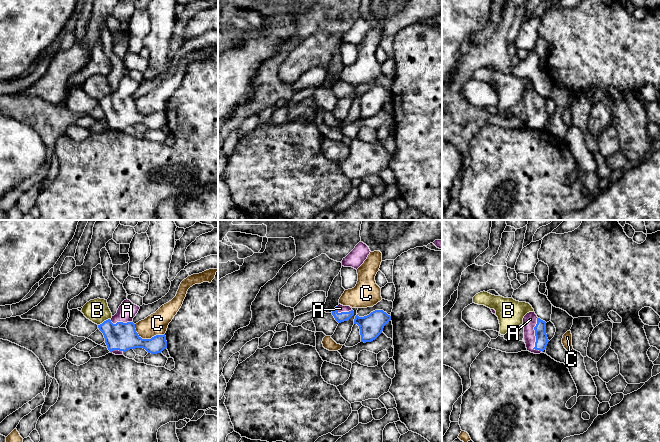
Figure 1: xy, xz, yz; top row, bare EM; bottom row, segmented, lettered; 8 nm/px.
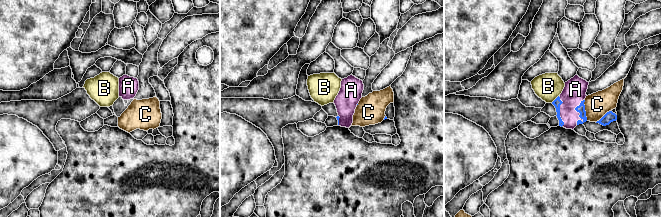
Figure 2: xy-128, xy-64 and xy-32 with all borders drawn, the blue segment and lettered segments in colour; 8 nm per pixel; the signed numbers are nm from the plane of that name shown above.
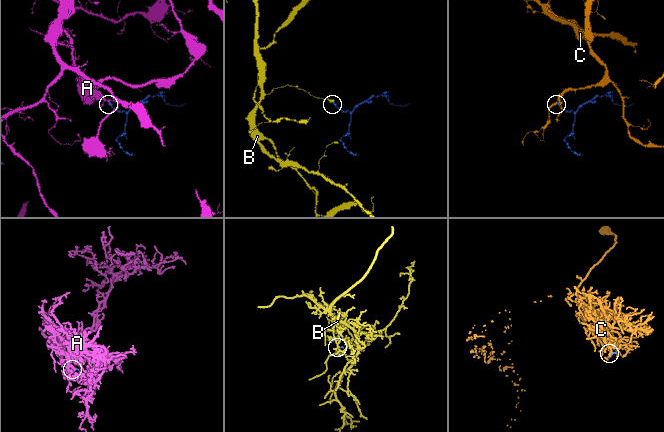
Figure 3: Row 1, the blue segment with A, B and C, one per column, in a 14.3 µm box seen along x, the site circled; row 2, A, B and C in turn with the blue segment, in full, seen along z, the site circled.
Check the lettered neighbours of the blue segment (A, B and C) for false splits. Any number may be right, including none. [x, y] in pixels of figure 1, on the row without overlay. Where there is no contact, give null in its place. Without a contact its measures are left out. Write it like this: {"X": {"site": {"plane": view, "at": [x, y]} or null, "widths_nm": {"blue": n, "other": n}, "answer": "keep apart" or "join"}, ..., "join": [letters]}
{"A": {"site": {"plane": "yz", "at": [536, 113]}, "widths_nm": {"blue": 100, "other": 110}, "answer": "join"}, "B": {"site": {"plane": "xy", "at": [104, 97]}, "widths_nm": {"blue": 220, "other": 190}, "answer": "keep apart"}, "C": {"site": {"plane": "xy", "at": [146, 115]}, "widths_nm": {"blue": 220, "other": 180}, "answer": "keep apart"}, "join": ["A"]}

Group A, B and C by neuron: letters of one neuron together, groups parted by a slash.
A / B / C

